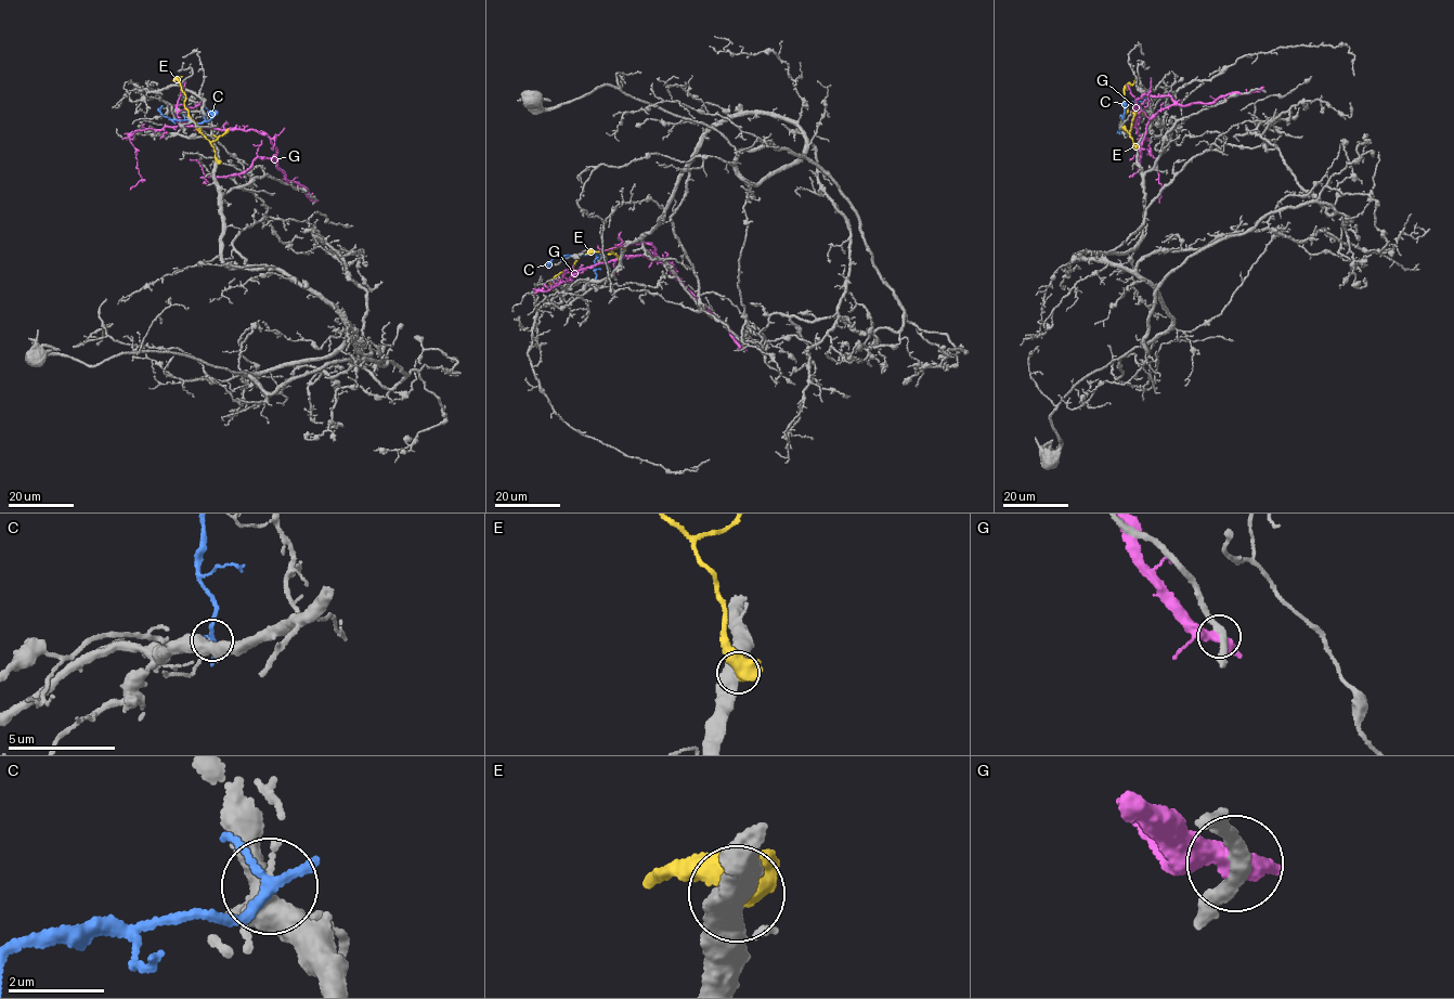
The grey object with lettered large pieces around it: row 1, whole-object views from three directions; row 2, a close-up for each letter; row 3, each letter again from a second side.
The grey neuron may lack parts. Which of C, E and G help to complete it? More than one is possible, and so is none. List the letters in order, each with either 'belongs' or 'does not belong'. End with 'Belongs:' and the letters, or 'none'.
C: does not belong
E: does not belong
G: does not belong
Belongs: none

